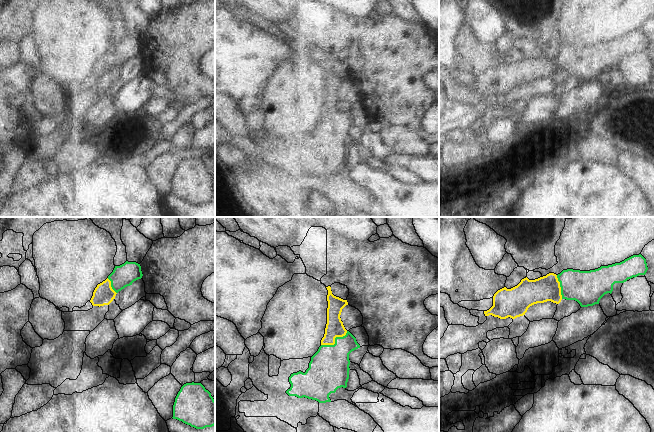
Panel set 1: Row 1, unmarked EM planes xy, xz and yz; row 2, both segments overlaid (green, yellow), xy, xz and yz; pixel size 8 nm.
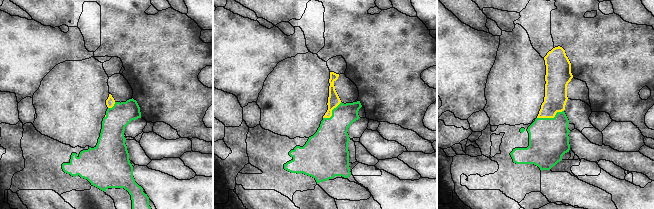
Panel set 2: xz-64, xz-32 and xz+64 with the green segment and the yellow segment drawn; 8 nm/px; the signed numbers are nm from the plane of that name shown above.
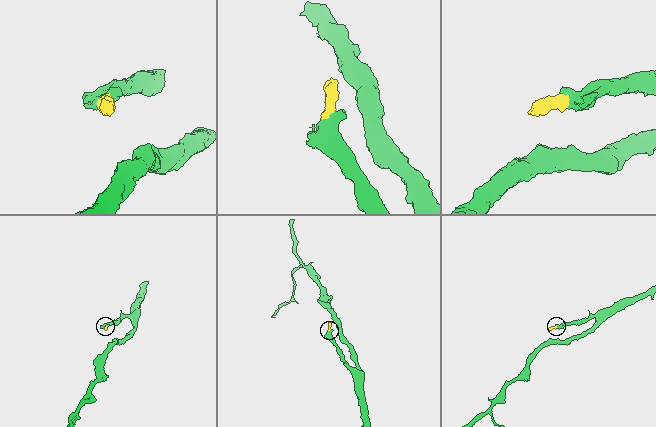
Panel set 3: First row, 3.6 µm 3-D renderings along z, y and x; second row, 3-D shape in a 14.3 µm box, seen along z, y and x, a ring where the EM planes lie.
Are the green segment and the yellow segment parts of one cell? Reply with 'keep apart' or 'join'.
join

